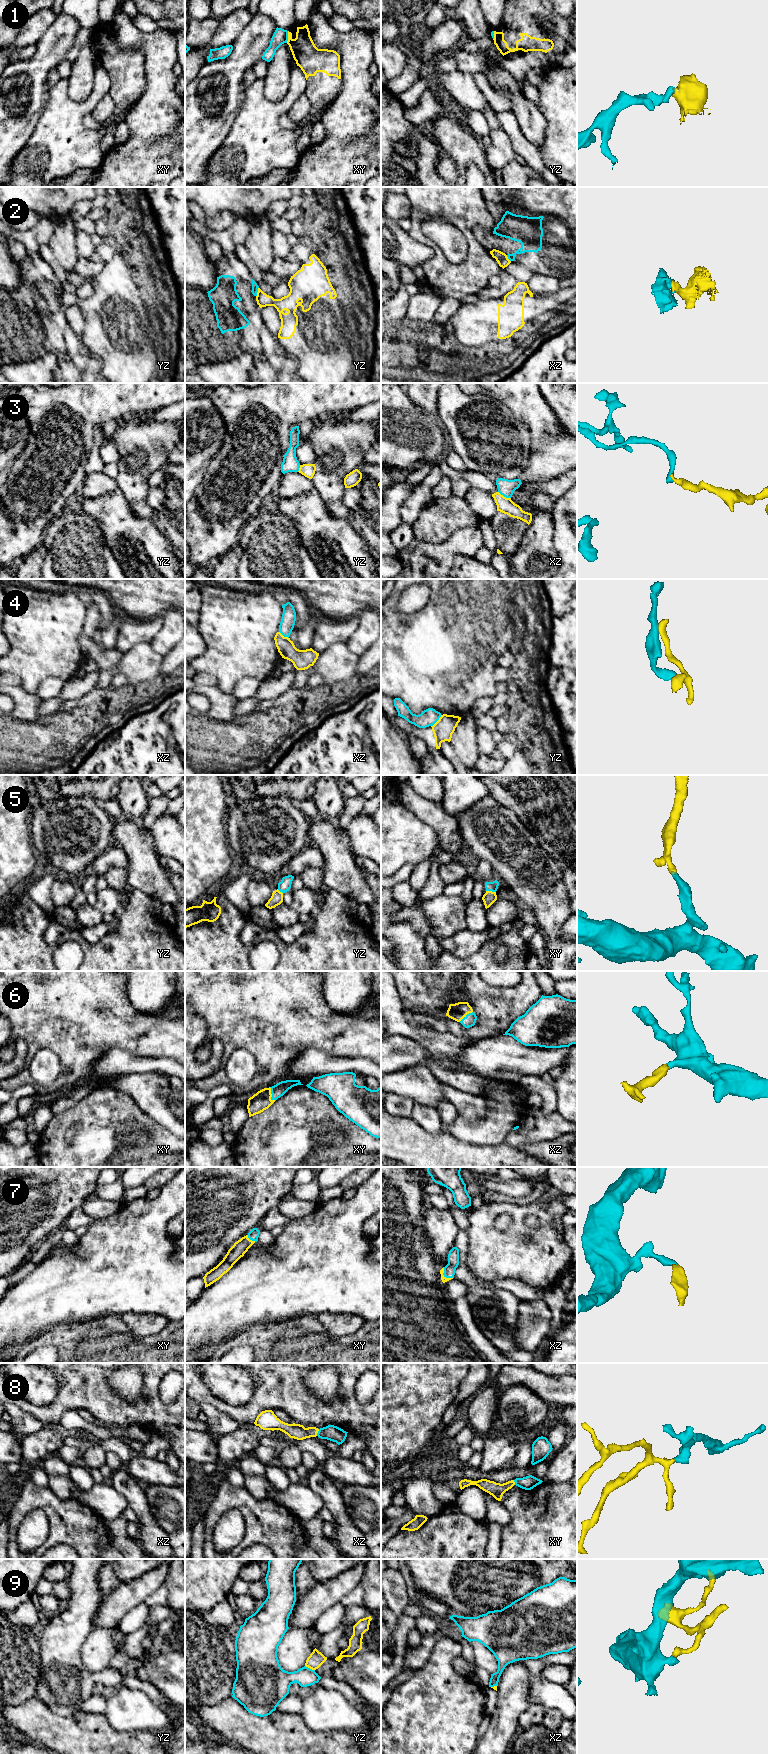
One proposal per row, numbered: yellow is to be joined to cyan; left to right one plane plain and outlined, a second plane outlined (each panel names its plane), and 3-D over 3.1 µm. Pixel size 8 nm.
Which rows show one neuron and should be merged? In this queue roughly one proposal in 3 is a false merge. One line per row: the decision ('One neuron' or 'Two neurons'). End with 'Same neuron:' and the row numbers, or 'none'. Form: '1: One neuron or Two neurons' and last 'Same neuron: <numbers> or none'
1: Two neurons
2: Two neurons
3: Two neurons
4: Two neurons
5: One neuron
6: One neuron
7: One neuron
8: One neuron
9: Two neurons
Same neuron: 5, 6, 7, 8

